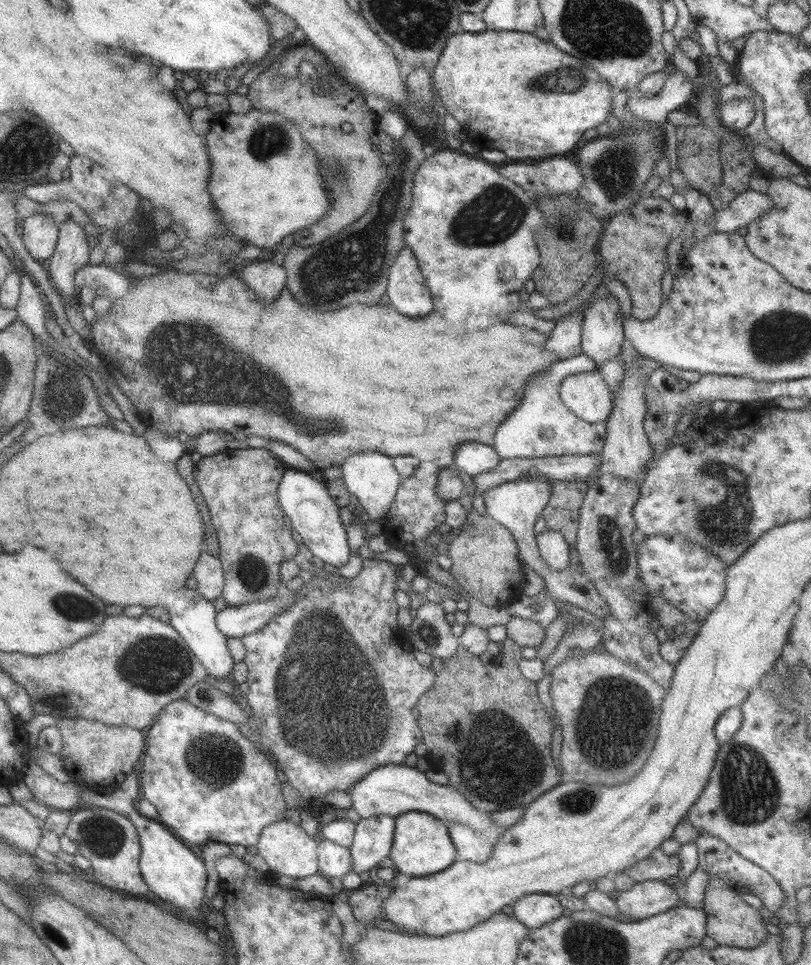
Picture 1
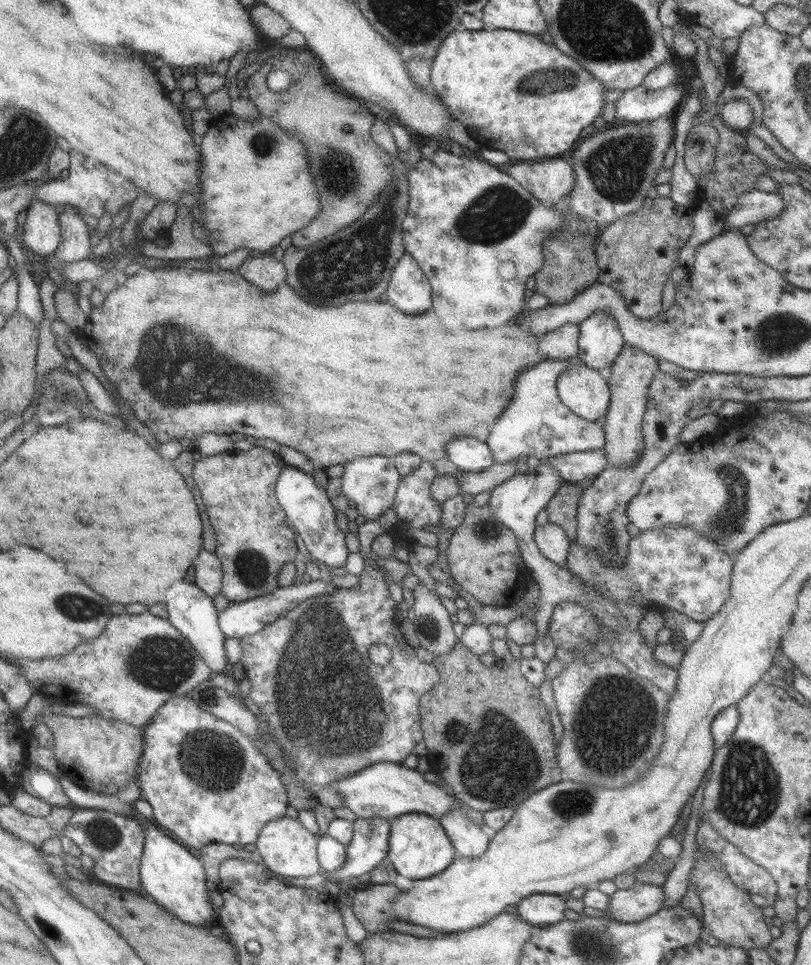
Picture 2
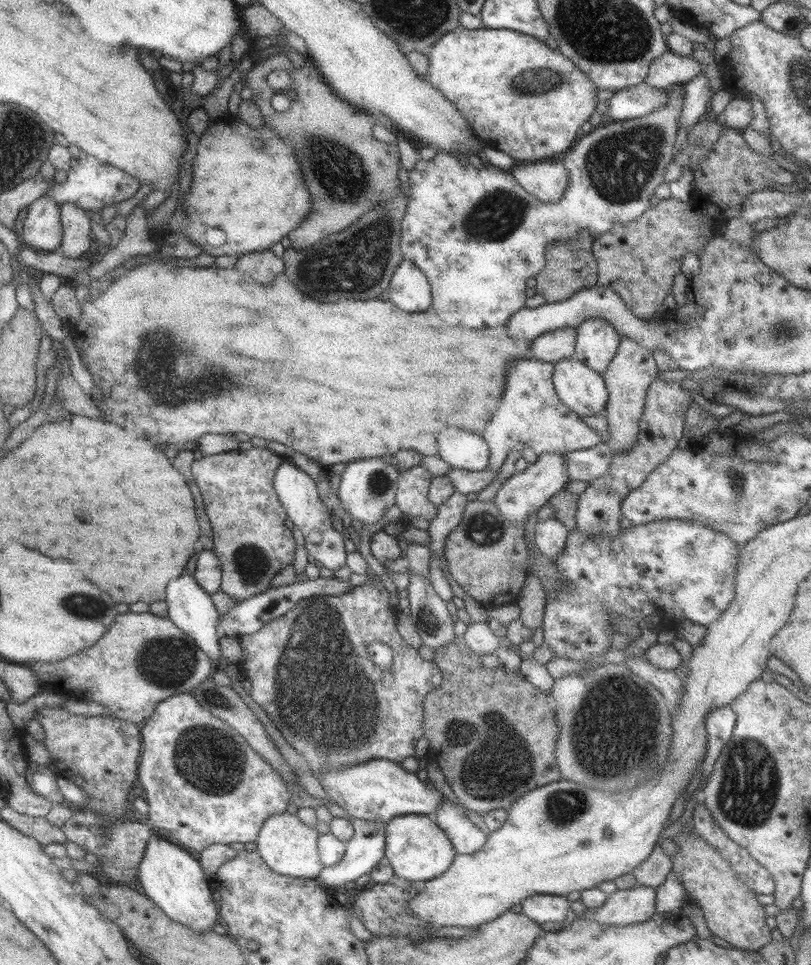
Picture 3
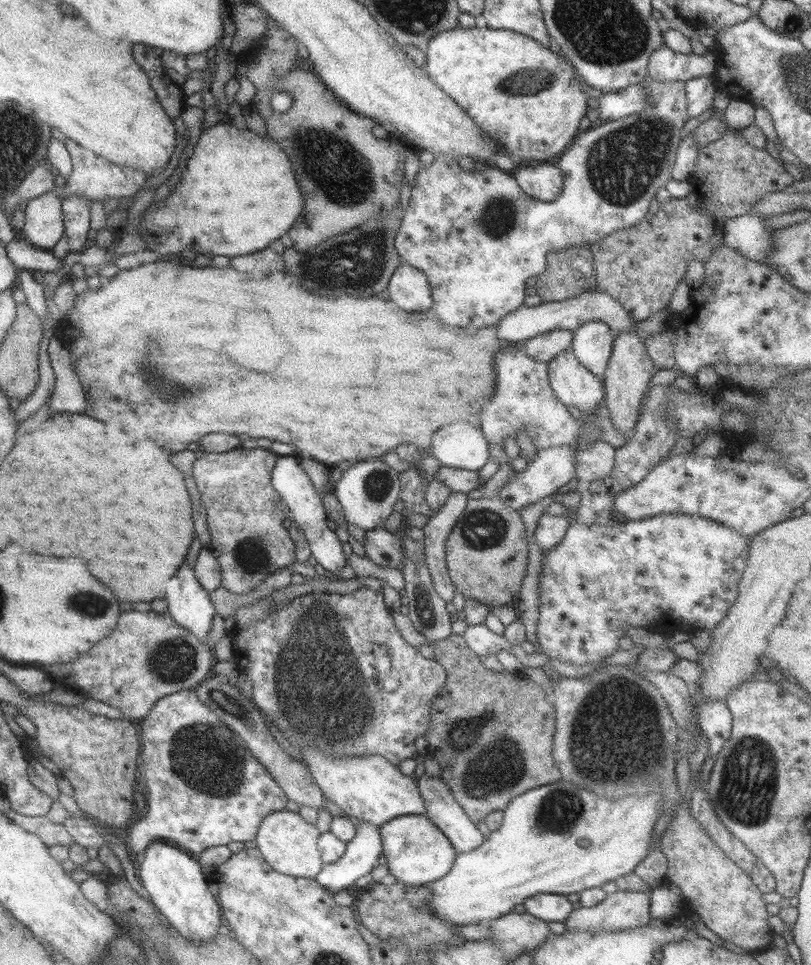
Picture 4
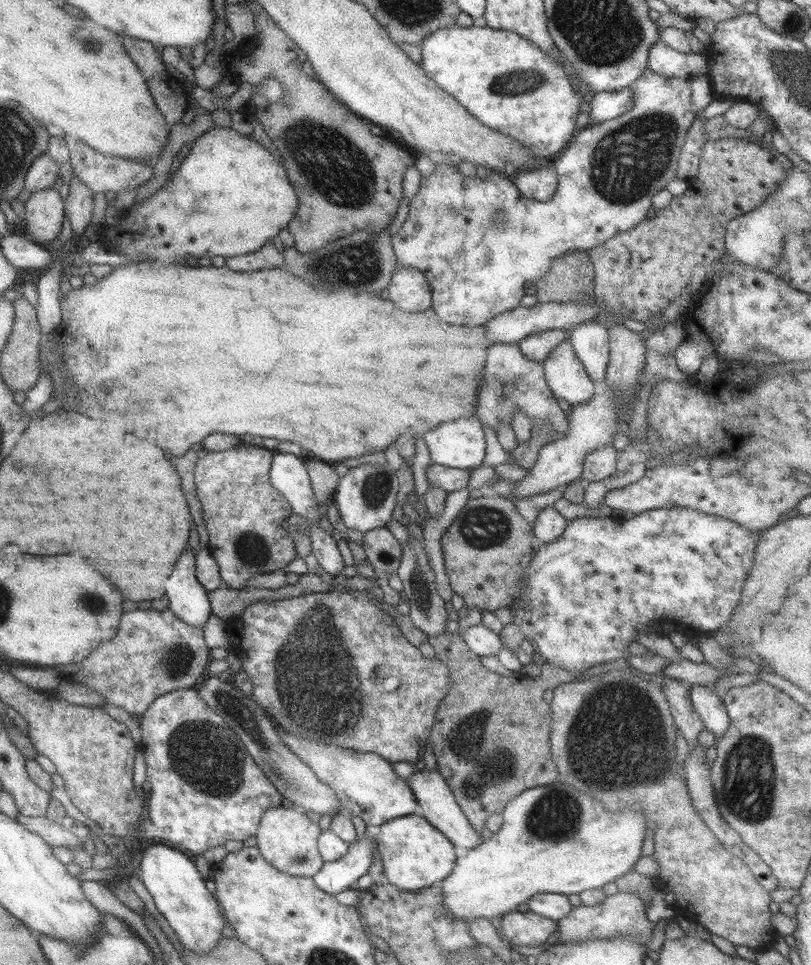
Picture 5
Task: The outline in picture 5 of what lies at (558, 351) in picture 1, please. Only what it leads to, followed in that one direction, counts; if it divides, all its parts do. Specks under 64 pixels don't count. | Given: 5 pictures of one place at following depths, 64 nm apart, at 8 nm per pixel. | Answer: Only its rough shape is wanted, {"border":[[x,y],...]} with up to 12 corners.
{"border":[[547,330],[519,340],[527,360],[540,363],[571,332]]}

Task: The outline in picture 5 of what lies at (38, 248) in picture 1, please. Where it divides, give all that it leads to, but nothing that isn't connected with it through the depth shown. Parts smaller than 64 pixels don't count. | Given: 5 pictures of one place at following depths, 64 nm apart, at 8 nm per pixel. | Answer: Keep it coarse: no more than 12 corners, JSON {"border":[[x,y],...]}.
{"border":[[36,190],[24,202],[26,238],[51,242],[61,228],[64,190]]}

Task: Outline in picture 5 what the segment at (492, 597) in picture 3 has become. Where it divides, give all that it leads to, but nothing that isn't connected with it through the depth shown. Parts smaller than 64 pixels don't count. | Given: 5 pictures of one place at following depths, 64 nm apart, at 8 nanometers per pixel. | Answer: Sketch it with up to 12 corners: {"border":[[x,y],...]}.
{"border":[[469,497],[440,538],[451,590],[492,612],[535,543],[509,498]]}

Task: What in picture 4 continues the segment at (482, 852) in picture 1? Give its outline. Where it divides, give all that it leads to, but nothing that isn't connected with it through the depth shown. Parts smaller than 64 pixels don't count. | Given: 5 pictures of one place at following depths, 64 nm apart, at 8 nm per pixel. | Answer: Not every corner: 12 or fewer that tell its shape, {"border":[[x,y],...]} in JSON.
{"border":[[439,776],[415,785],[425,817],[464,853],[483,844]]}

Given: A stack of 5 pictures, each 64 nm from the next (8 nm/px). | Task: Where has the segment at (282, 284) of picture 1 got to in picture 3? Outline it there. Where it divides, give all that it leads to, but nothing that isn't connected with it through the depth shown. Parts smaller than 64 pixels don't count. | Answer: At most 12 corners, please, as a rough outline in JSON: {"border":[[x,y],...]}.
{"border":[[269,249],[242,253],[234,268],[258,284],[283,274],[284,262]]}

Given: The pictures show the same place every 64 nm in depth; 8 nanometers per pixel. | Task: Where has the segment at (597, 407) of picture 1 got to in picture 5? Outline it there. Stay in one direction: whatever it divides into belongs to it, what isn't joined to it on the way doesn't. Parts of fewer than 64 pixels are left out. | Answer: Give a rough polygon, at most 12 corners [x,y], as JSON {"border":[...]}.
{"border":[[568,341],[540,363],[549,390],[571,406],[598,390]]}

